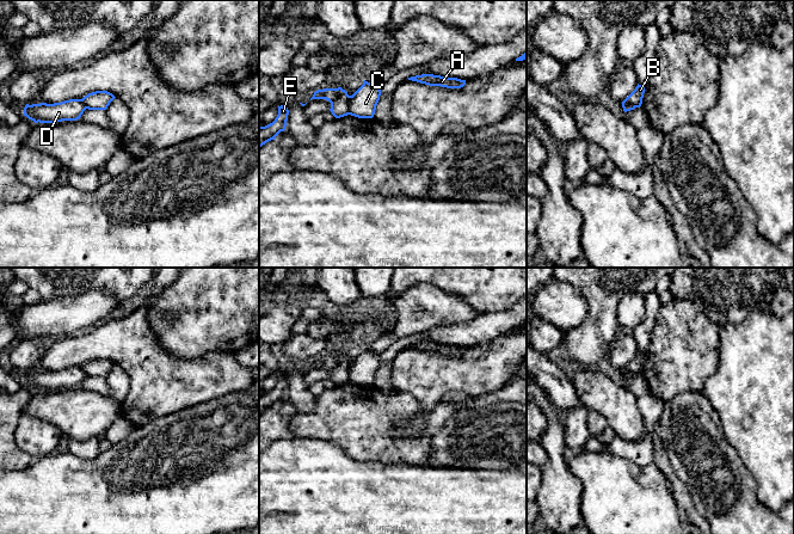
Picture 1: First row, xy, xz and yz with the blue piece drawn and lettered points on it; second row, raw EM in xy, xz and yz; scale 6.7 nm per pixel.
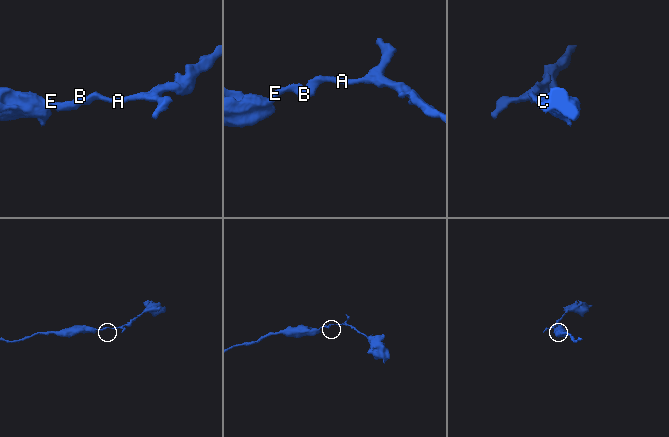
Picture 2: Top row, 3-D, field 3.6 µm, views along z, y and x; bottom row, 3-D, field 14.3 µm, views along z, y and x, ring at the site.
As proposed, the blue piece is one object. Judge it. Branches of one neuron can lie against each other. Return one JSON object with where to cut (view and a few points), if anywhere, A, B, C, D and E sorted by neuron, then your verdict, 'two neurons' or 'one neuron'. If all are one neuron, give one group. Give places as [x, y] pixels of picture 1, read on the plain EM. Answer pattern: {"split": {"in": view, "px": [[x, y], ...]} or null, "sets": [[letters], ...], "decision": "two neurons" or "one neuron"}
{"split": {"in": "xz", "px": [[351, 363], [348, 381]]}, "sets": [["A", "B", "C"], ["D", "E"]], "decision": "two neurons"}

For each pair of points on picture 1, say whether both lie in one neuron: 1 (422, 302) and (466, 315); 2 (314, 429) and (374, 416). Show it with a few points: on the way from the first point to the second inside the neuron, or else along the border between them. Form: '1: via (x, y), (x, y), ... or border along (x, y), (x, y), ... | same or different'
1: via (432, 307), (455, 310) | same
2: via (328, 421), (339, 416), (359, 416) | same

